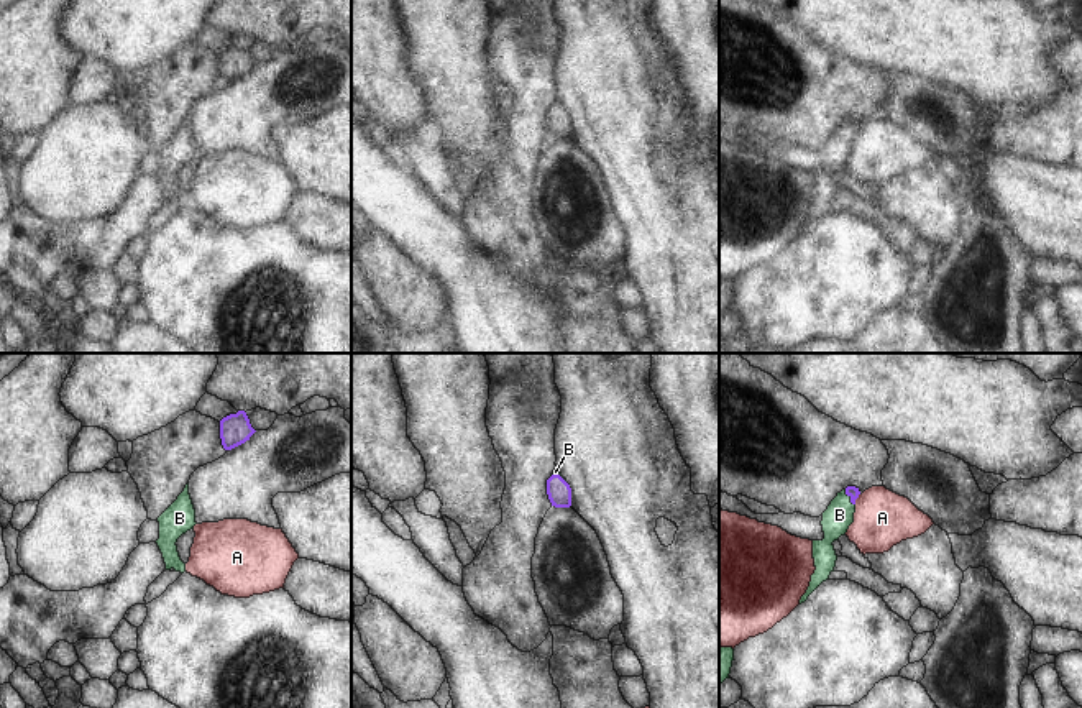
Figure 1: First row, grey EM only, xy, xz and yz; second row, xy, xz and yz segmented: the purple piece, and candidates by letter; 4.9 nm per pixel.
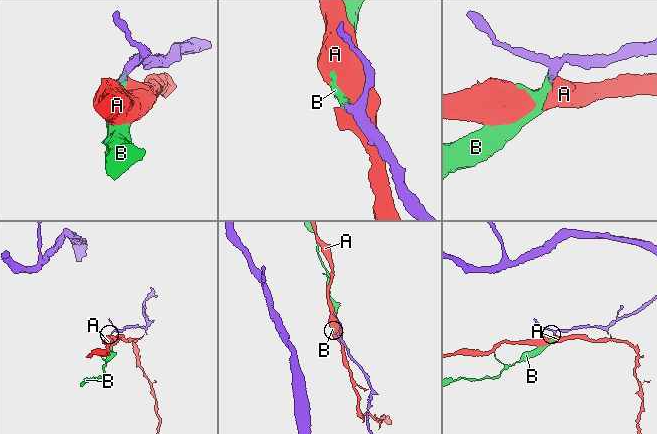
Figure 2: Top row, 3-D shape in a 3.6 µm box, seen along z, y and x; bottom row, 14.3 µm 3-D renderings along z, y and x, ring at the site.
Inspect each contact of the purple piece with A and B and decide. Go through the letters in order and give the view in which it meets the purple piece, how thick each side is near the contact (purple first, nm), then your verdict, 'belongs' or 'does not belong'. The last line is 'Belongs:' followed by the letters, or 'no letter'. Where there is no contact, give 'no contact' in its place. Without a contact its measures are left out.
A: meets purple in yz; 60 nm thick on the purple side, 280 nm on the other; does not belong
B: meets purple in yz; 60 nm thick on the purple side, 140 nm on the other; belongs
Belongs: B

